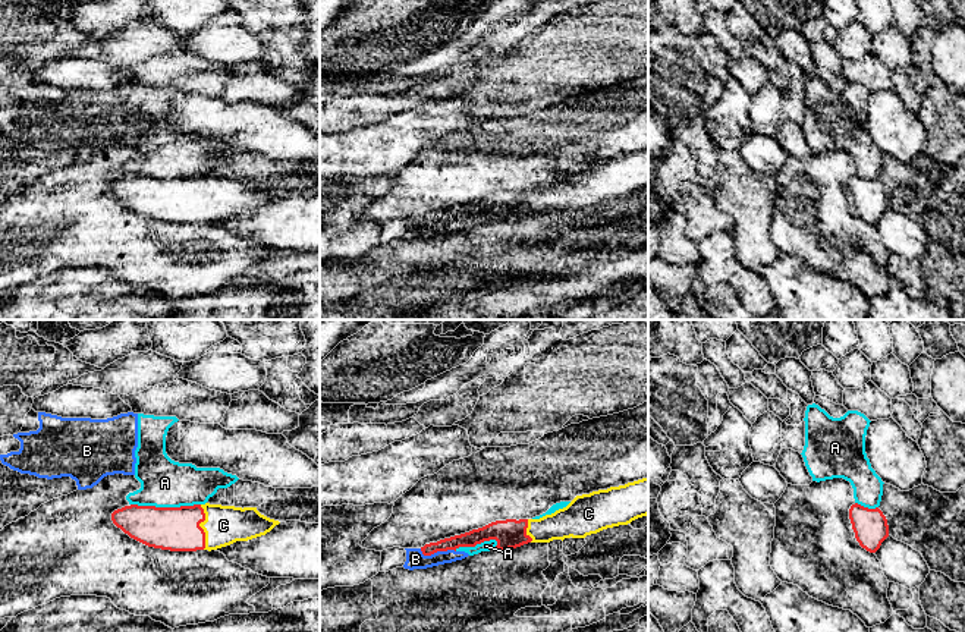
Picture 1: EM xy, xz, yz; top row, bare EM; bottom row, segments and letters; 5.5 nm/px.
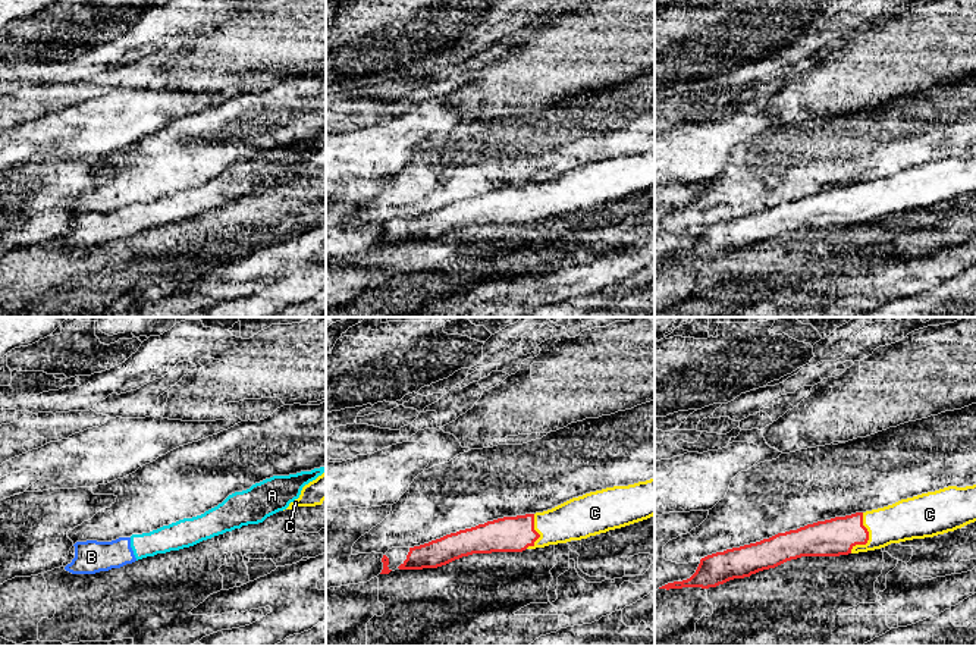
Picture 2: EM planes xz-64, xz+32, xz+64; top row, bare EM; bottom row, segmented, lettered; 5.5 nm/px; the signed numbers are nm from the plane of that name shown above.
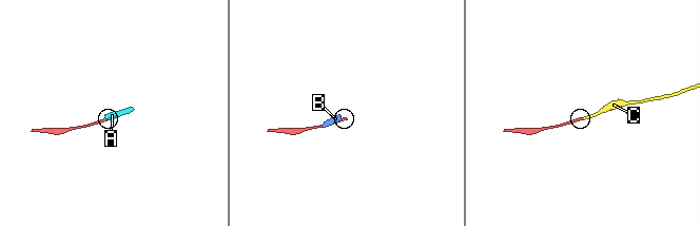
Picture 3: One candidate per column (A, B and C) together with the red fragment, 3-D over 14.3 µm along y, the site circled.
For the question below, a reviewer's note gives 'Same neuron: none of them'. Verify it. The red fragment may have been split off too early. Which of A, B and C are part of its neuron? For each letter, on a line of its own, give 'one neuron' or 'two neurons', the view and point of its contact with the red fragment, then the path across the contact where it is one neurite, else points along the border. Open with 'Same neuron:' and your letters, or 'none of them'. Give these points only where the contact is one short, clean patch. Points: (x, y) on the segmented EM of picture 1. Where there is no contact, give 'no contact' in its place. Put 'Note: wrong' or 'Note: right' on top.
Note: wrong
Same neuron: C
A: two neurons; meets red in xy at (166, 508); border along xy (131, 503), (156, 506), (200, 505)
B: two neurons; meets red in xz at (437, 550); border along xz (420, 549), (424, 555), (455, 550)
C: one neuron; meets red in xy at (200, 527); runs through xy (169, 528), (200, 527), (223, 525)

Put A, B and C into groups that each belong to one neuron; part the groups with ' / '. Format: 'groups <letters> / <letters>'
groups A B / C

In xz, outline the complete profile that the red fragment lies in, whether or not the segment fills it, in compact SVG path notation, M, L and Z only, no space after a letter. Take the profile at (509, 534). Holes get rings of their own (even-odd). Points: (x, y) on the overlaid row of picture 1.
M648 477L607 490L576 496L566 507L540 519L496 521L482 528L430 543L421 547L424 556L437 551L475 547L496 540L493 550L516 548L528 543L550 543L565 538L585 538L603 529L628 525L648 515Z

